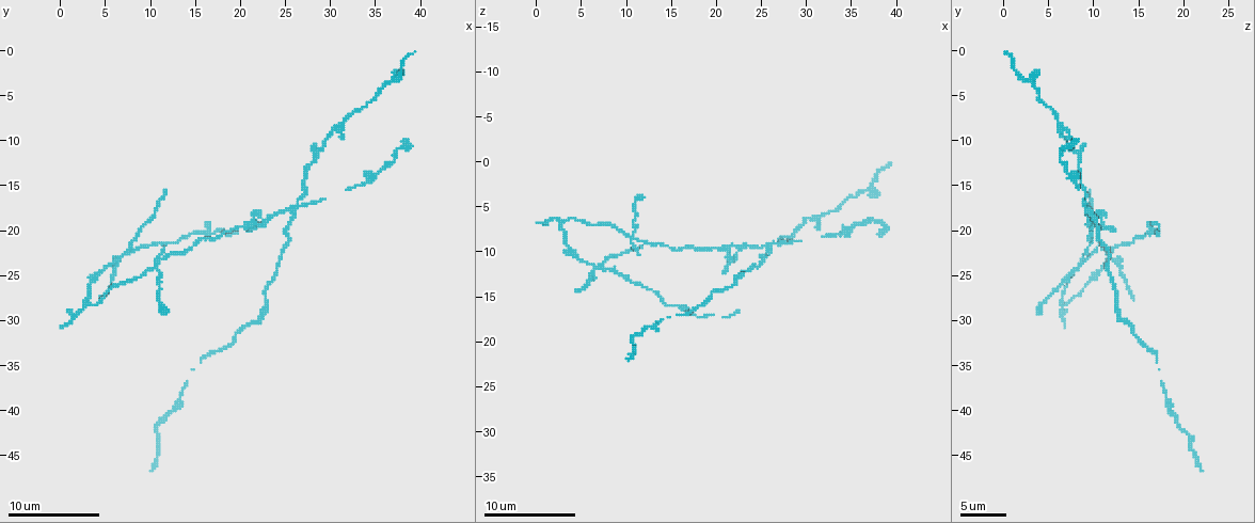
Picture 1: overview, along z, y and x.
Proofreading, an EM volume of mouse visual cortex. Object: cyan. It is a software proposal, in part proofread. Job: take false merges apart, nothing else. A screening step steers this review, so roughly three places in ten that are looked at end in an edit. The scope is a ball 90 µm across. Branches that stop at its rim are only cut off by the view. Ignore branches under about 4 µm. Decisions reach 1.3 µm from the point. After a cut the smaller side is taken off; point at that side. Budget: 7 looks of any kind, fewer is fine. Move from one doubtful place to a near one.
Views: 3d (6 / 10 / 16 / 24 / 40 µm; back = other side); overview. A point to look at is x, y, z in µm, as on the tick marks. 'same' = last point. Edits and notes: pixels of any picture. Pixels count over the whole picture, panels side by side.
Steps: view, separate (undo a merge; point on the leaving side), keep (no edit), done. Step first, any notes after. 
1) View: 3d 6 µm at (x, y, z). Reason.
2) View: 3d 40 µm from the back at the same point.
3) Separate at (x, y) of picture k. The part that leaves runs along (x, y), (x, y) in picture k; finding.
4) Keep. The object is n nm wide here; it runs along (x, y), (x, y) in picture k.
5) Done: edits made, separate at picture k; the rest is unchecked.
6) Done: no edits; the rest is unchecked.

View: 3d 6 µm at (21.2, 19.0, 9.4). Four or more arms meet.

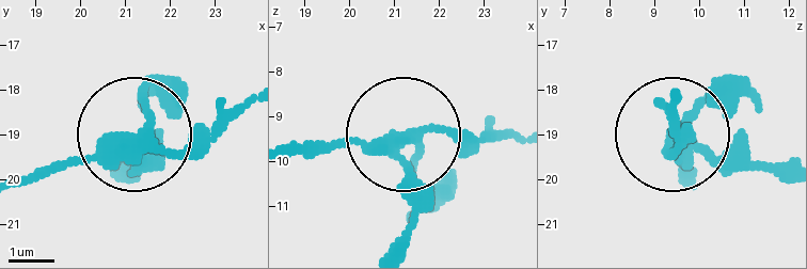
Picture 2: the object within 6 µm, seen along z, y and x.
Keep. 4 arms meet here; it runs along (295, 143), (401, 139), (416, 201), (406, 247) in picture 2; continuous, no second neuron.

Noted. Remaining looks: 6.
View: 3d 16 µm at (26.0, 18.2, 9.2). Four arms meet.

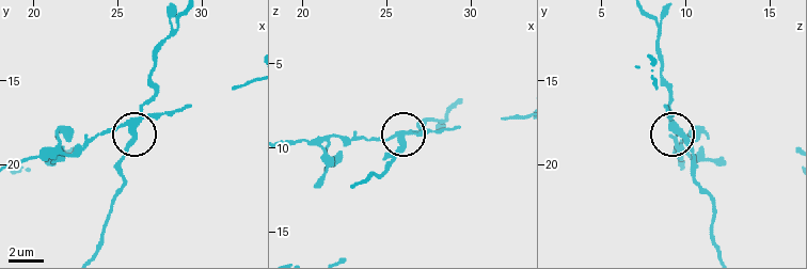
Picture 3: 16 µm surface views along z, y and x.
View: 3d 6 µm at (25.9, 17.9, 9.3).

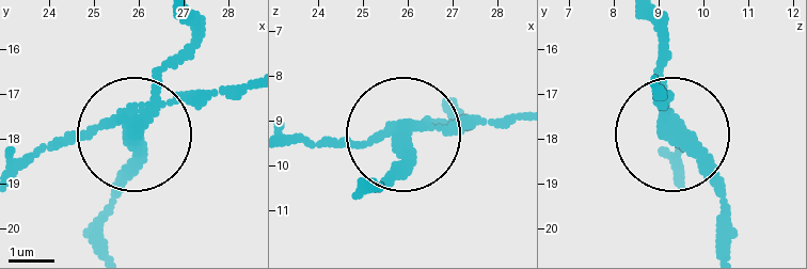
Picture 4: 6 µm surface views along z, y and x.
Keep. The side arm is 27 µm long; it runs along (17, 175), (51, 148), (128, 125), (198, 42) in picture 4; continuous, no second neuron.

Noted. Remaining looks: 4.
View: 3d 10 µm at (6.8, 23.0, 11.8). Four arms meet.

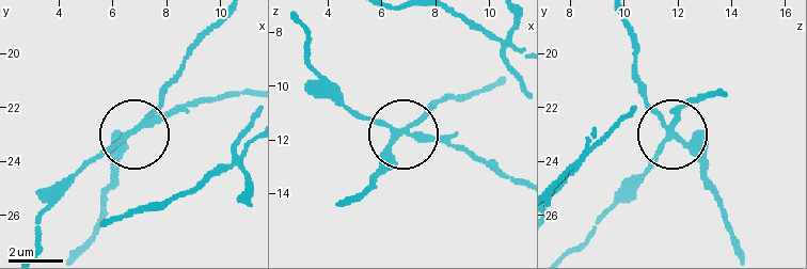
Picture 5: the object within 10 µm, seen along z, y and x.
Separate at (391, 170) of picture 5. The object is 210 nm wide here; the part that leaves runs along (401, 130), (449, 95), (495, 84) in picture 5; a second neuron is stuck on.

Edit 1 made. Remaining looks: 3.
View: 3d 10 µm at (10.4, 24.2, 8.4). Arms run side by side.

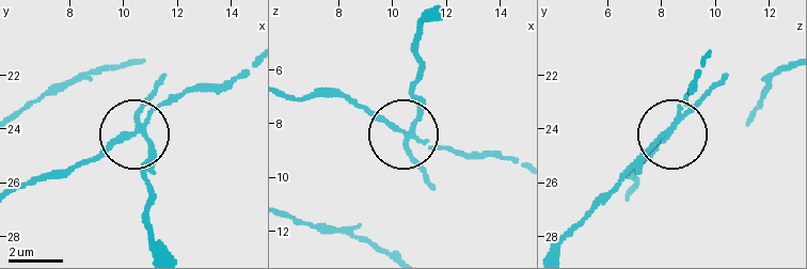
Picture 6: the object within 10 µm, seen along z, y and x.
Separate at (152, 153) of picture 6. 4 arms meet here; the part that leaves runs along (139, 129), (151, 147), (146, 182), (157, 251) in picture 6; a second neuron is stuck on.

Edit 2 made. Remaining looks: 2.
Done: edits made, separate at picture 5, separate at picture 6; the rest is unchecked.

